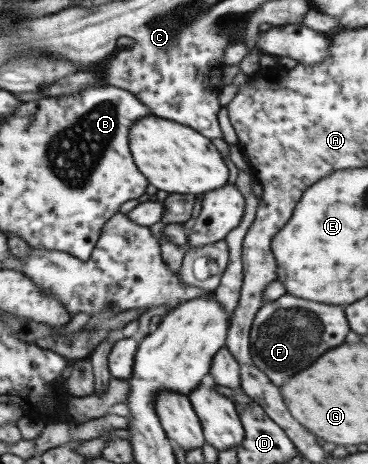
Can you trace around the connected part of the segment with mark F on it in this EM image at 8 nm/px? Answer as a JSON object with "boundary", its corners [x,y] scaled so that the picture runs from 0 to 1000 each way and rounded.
{"boundary":[[[769,634],[753,647],[717,651],[693,675],[674,720],[679,774],[747,832],[764,832],[785,810],[807,806],[894,754],[894,746],[921,746],[943,716],[948,703],[921,659],[856,655]]]}

